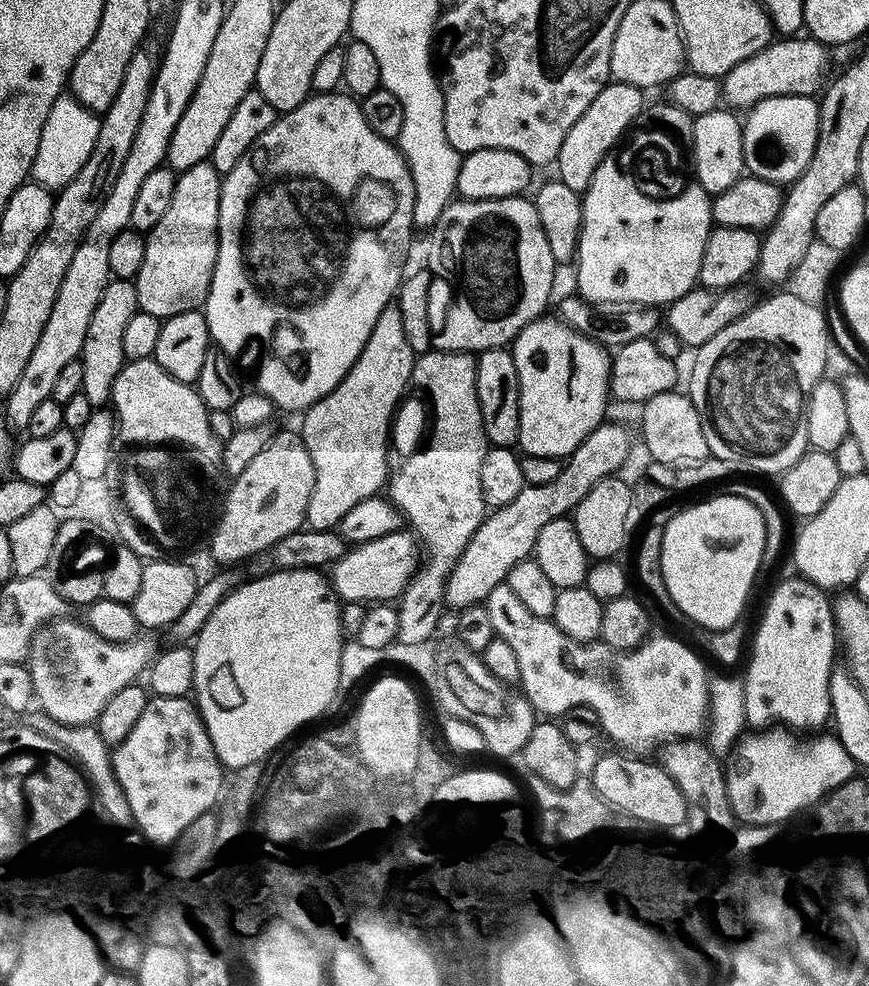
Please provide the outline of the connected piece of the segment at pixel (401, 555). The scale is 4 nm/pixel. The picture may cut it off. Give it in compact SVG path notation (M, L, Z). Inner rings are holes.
M408 530L391 532L365 544L349 547L342 558L330 566L330 588L341 601L370 606L375 602L392 602L404 591L417 571L418 544Z

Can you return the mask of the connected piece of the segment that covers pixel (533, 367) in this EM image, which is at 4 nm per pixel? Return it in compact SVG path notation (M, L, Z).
M545 314L527 324L510 345L520 383L518 448L524 456L567 458L599 424L605 423L612 356L604 345L552 316Z

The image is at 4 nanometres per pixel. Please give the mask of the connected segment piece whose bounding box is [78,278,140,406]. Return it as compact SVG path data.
M109 279L102 298L98 298L98 307L90 317L90 327L86 330L86 342L78 359L82 362L82 392L94 406L104 406L112 399L112 387L118 374L126 363L122 354L122 338L126 335L126 325L139 309L136 285L131 280Z

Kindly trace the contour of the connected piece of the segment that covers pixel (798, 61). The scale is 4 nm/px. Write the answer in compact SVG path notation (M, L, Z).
M800 38L773 39L772 43L758 50L758 54L746 58L746 62L738 62L734 70L722 77L723 103L732 110L747 110L758 102L775 96L815 97L829 79L829 49L818 40L796 39Z

